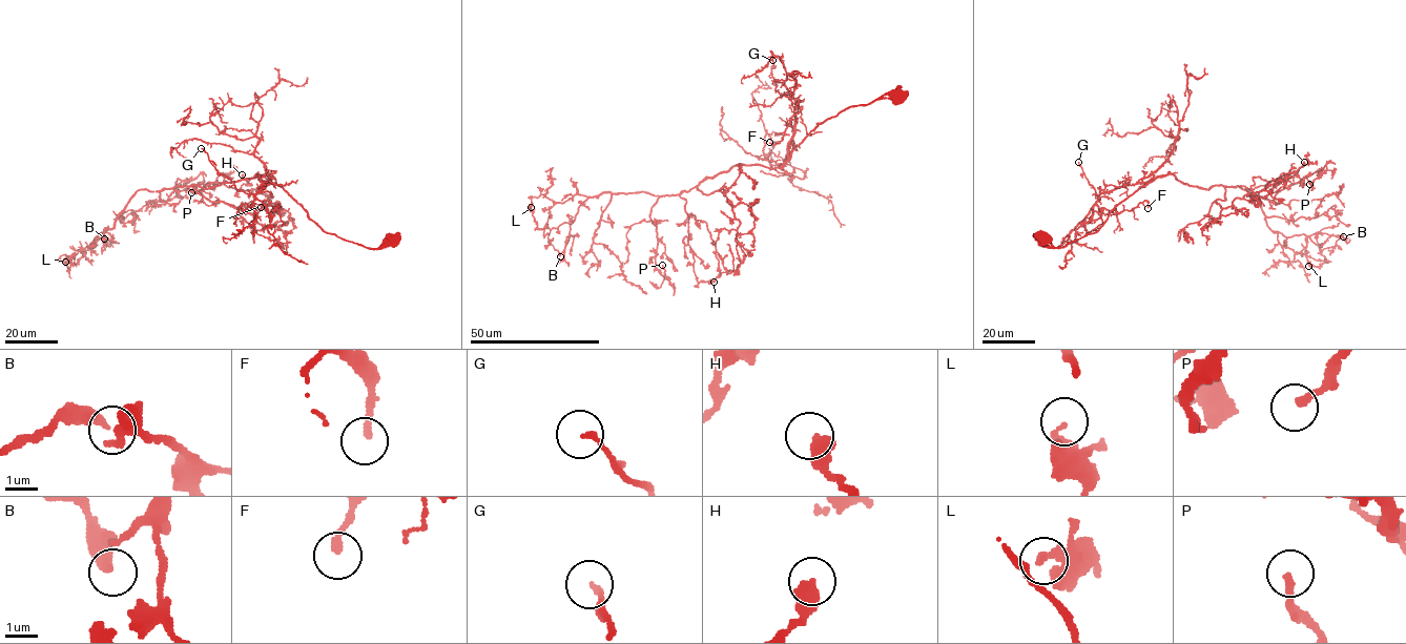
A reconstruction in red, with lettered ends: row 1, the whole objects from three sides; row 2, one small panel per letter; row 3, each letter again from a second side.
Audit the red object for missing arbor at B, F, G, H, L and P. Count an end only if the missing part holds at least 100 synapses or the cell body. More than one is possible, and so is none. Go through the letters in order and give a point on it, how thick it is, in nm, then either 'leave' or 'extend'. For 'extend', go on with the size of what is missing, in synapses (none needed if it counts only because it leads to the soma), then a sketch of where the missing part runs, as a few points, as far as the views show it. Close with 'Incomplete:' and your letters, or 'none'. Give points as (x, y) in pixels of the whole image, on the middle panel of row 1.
B: at (560, 256); 360 nm thick; leave
F: at (769, 142); 200 nm thick; leave
G: at (772, 60); 160 nm thick; leave
H: at (714, 282); 500 nm thick; leave
L: at (531, 207); 190 nm thick; leave
P: at (662, 265); 240 nm thick; leave
Incomplete: none

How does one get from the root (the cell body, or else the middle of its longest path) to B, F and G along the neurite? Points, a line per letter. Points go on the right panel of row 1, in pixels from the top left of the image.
B: (1046, 240), (1097, 232), (1170, 173), (1254, 192), (1268, 228), (1321, 250), (1343, 236)
F: (1046, 240), (1059, 247), (1097, 232), (1153, 178), (1102, 192), (1092, 217), (1144, 201), (1148, 208)
G: (1046, 240), (1059, 247), (1097, 232), (1115, 207), (1155, 179), (1102, 192), (1097, 202), (1078, 162)

